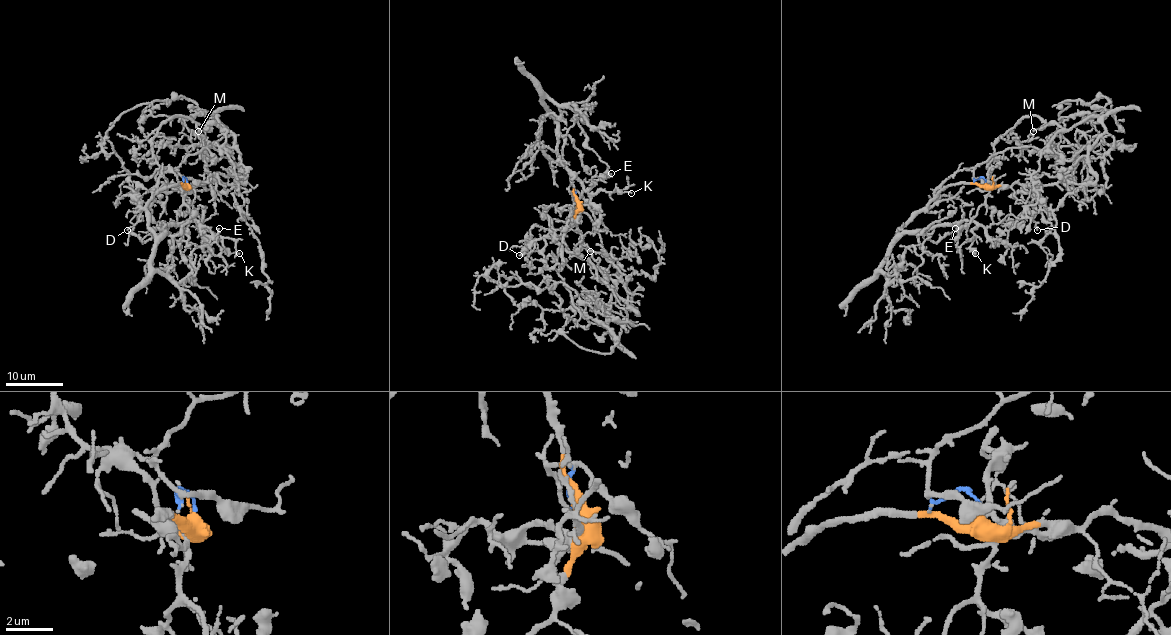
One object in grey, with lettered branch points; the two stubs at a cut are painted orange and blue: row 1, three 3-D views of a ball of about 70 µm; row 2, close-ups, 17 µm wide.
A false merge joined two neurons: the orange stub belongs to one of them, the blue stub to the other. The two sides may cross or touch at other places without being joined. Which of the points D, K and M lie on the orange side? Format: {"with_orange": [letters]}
{"with_orange": ["K"]}

